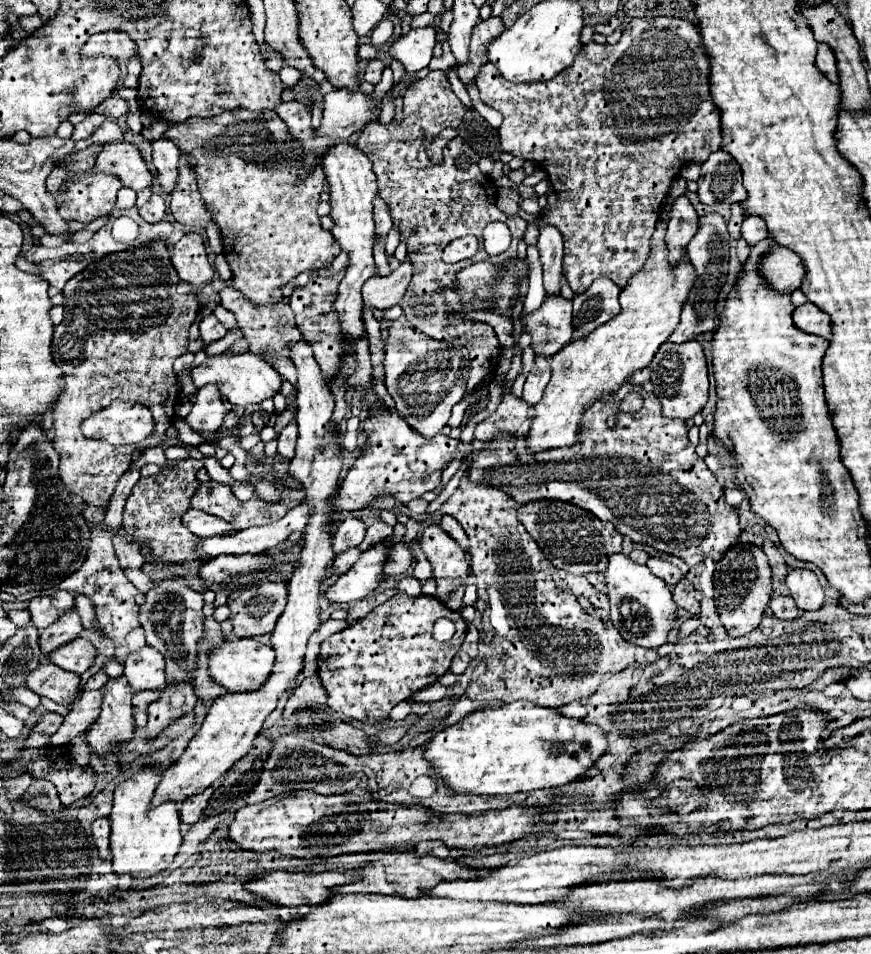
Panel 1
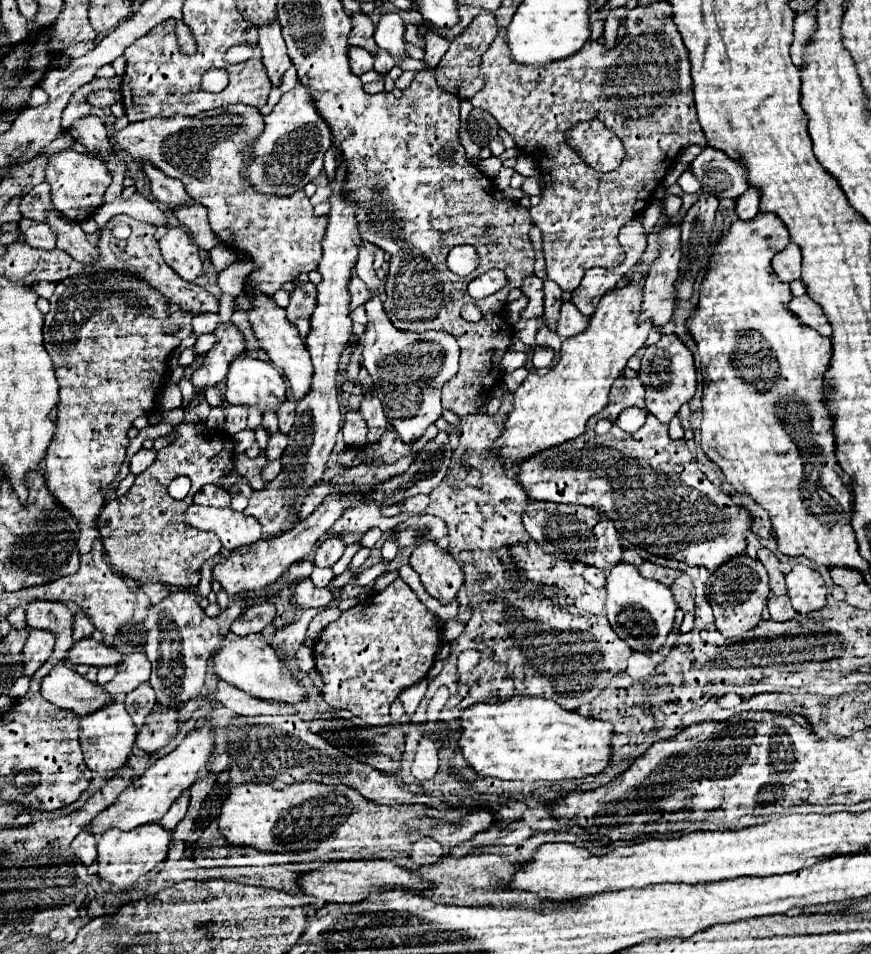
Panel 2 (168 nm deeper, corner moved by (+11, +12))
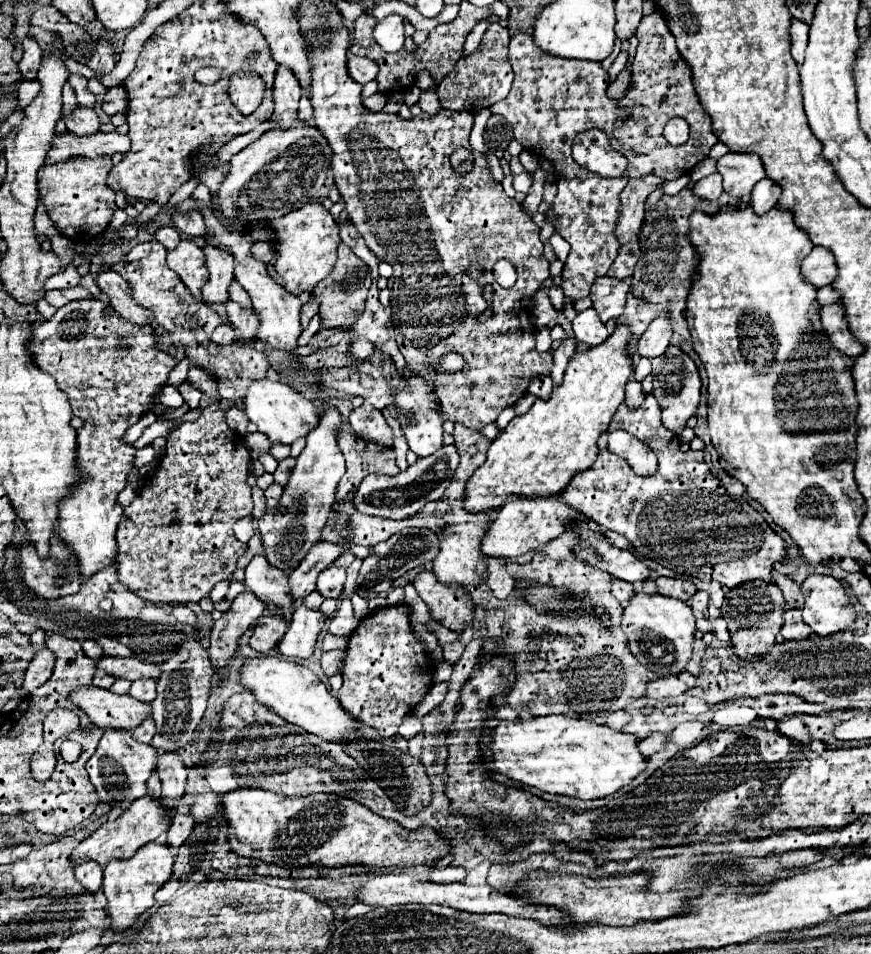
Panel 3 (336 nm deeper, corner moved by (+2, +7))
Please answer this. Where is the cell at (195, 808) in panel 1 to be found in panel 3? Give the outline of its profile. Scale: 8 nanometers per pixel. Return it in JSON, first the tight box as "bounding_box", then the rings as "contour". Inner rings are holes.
{"bounding_box":[167,813,193,847],"contour":[[[177,813],[177,817],[173,817],[173,823],[167,831],[167,845],[169,847],[179,847],[187,841],[187,837],[191,835],[193,831],[193,817],[187,813],[187,815],[181,815]]]}

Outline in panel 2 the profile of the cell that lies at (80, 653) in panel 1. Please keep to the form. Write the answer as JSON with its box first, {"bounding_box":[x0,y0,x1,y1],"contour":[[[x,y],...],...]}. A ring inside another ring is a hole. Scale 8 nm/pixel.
{"bounding_box":[66,638,122,666],"contour":[[[82,638],[74,642],[74,646],[68,650],[66,664],[68,666],[78,666],[78,664],[116,666],[120,660],[122,660],[122,654],[116,648],[96,642],[94,638]]]}

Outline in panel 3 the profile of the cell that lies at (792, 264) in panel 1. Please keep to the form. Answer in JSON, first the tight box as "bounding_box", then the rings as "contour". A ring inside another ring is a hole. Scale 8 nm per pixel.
{"bounding_box":[801,247,837,287],"contour":[[[813,247],[813,251],[803,259],[801,273],[809,283],[817,287],[831,285],[837,277],[837,265],[833,253],[825,247]]]}

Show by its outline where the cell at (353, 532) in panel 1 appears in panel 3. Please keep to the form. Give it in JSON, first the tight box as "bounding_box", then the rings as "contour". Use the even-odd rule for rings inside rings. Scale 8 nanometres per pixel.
{"bounding_box":[317,565,345,599],"contour":[[[331,565],[329,569],[321,571],[317,577],[317,591],[325,599],[339,599],[345,587],[345,569]]]}

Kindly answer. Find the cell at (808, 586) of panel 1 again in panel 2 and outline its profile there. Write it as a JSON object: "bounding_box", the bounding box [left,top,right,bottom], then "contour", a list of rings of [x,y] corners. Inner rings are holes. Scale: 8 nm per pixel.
{"bounding_box":[786,564,826,614],"contour":[[[796,564],[786,574],[786,586],[792,606],[800,614],[818,610],[826,604],[826,586],[822,576],[804,564]]]}

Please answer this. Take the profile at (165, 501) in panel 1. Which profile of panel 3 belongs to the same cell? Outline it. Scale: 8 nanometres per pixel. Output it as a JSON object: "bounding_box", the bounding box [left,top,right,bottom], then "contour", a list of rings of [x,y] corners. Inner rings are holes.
{"bounding_box":[117,403,251,603],"contour":[[[211,403],[203,409],[201,417],[193,423],[179,425],[167,439],[165,455],[159,467],[149,475],[135,499],[123,509],[123,517],[117,529],[117,571],[127,589],[151,603],[197,603],[211,593],[215,583],[231,581],[237,569],[239,557],[247,551],[247,543],[241,543],[233,535],[233,523],[251,515],[251,487],[247,485],[251,455],[245,445],[245,437],[227,427],[227,419],[219,403]]]}

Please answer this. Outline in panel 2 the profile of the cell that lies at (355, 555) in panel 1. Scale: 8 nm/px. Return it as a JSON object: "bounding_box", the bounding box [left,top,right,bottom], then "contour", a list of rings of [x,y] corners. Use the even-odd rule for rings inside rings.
{"bounding_box":[310,566,334,586],"contour":[[[314,566],[314,572],[310,574],[310,580],[316,586],[326,586],[332,578],[334,578],[334,572],[330,568],[318,568],[318,566]]]}

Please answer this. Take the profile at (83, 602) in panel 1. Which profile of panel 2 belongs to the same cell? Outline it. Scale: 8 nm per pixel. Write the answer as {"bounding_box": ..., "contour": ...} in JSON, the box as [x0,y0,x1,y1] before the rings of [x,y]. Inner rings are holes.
{"bounding_box":[74,608,94,640],"contour":[[[76,608],[76,612],[74,612],[74,640],[90,636],[92,632],[94,632],[94,624],[90,622],[90,618],[80,608]]]}

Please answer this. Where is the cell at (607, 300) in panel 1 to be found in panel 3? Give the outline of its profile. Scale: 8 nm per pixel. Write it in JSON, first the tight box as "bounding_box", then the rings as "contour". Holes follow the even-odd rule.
{"bounding_box":[589,275,629,323],"contour":[[[607,275],[593,283],[589,297],[593,301],[593,309],[597,311],[603,323],[615,321],[623,313],[627,293],[629,287],[625,285],[625,281],[613,281],[613,277]]]}

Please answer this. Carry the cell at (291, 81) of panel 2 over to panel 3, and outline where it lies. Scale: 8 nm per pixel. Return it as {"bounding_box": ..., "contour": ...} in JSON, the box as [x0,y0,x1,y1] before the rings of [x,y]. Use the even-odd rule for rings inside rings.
{"bounding_box":[298,95,314,126],"contour":[[[302,95],[299,101],[298,118],[305,124],[312,126],[314,123],[313,108],[311,100],[306,95]]]}

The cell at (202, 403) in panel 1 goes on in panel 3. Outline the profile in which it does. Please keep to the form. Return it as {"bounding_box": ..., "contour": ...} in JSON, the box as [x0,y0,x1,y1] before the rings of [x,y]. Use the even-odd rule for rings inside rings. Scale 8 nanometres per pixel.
{"bounding_box":[225,301,259,341],"contour":[[[227,301],[225,307],[227,307],[227,317],[233,323],[233,327],[239,329],[243,339],[249,341],[255,335],[257,325],[259,325],[257,311],[253,307],[241,307],[239,303],[233,303],[233,301]]]}

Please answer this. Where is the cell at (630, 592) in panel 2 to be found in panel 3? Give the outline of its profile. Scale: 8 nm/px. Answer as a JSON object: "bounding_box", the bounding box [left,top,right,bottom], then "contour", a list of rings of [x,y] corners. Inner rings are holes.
{"bounding_box":[623,593,695,677],"contour":[[[637,593],[627,609],[623,611],[623,633],[627,635],[629,649],[637,657],[637,661],[653,671],[657,677],[679,675],[687,669],[687,663],[693,653],[695,641],[695,617],[691,607],[679,599],[663,597],[663,595],[645,595]]]}

